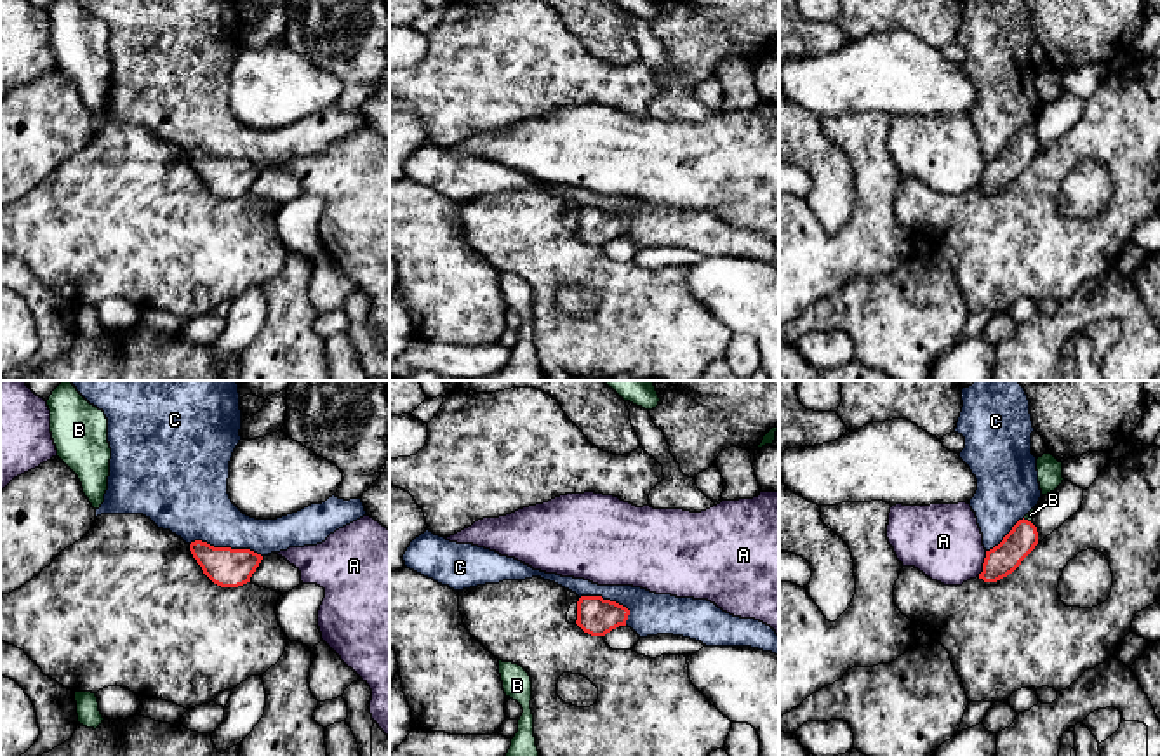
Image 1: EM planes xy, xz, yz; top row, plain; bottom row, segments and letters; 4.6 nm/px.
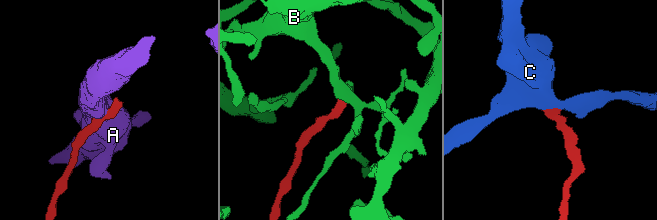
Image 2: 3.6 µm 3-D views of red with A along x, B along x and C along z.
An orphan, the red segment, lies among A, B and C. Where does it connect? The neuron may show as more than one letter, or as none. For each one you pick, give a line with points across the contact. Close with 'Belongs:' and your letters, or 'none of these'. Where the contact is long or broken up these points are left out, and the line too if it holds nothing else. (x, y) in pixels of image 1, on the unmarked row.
Belongs: B

